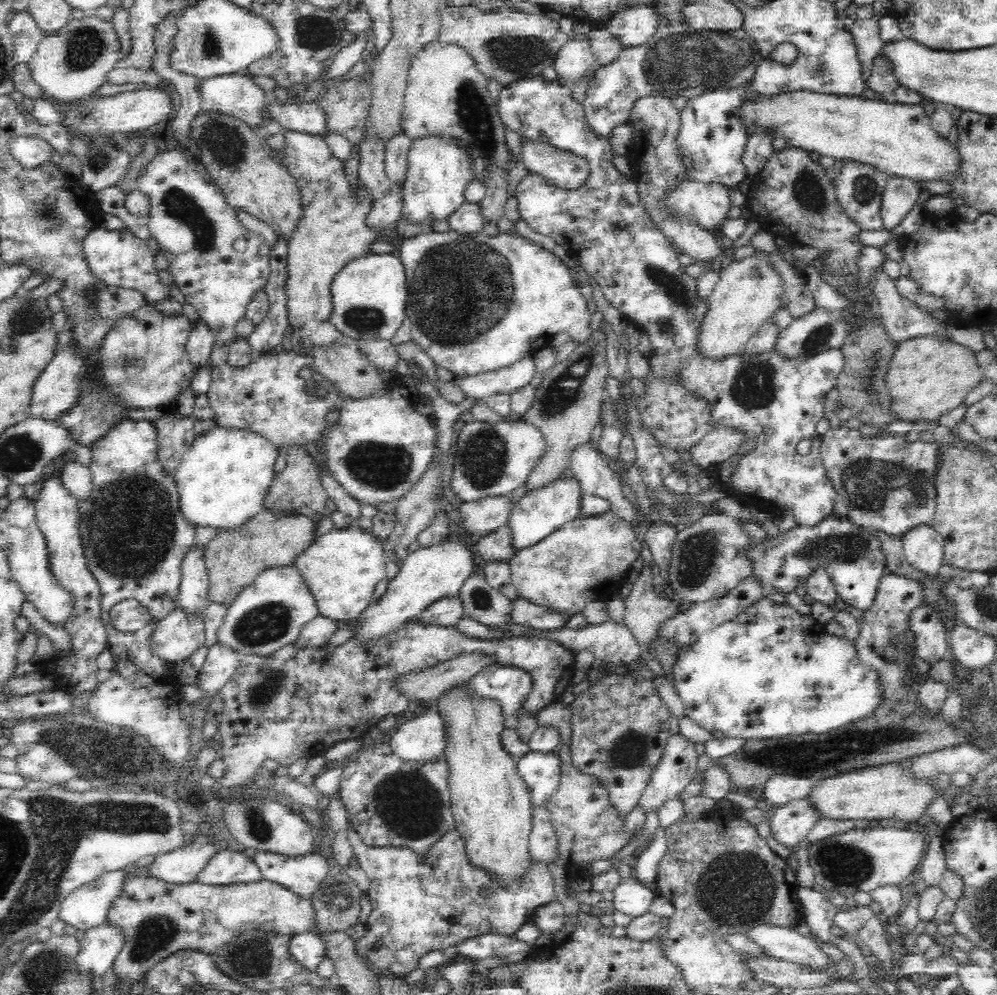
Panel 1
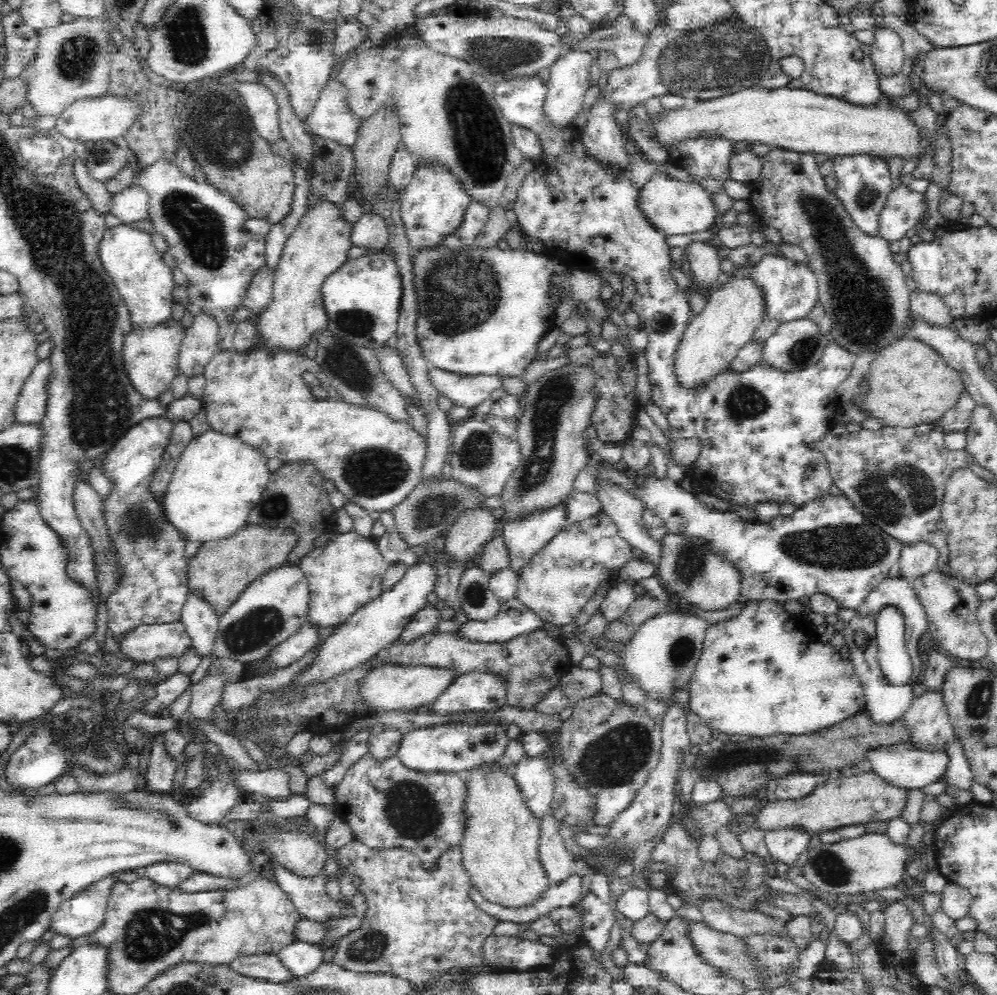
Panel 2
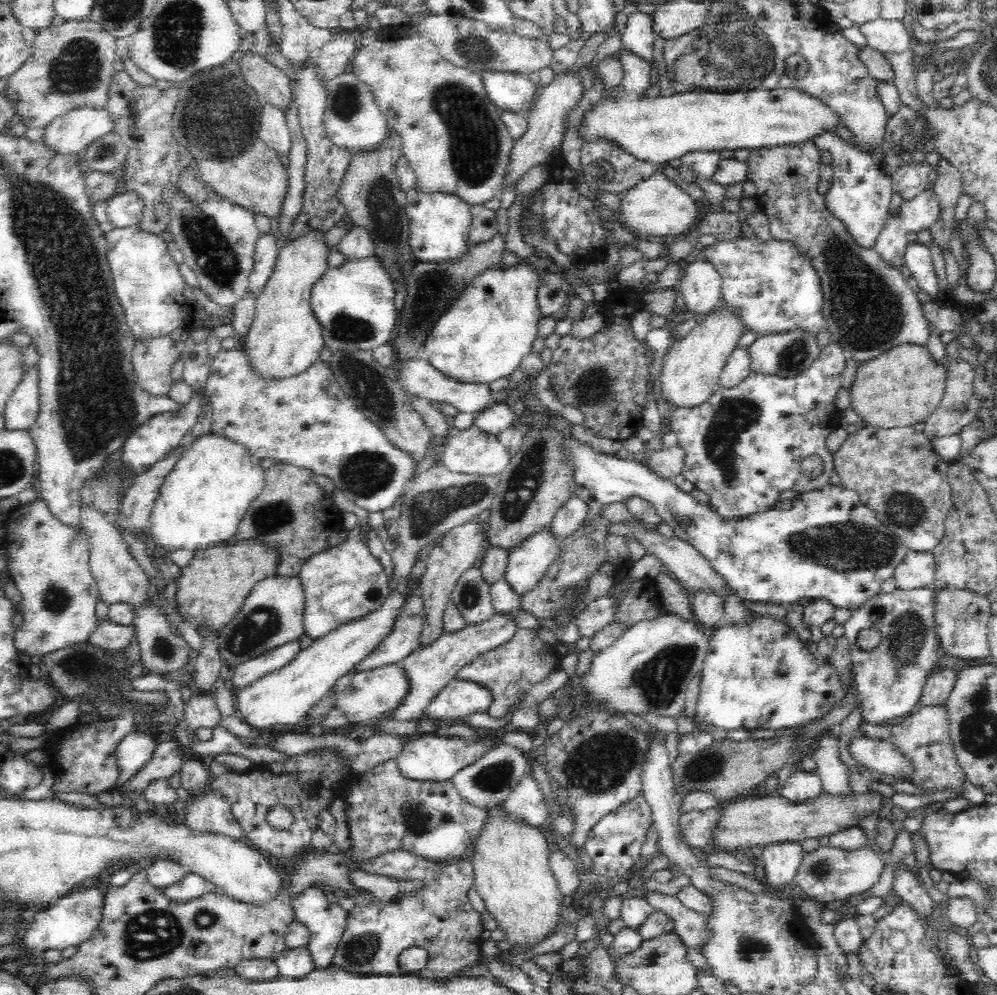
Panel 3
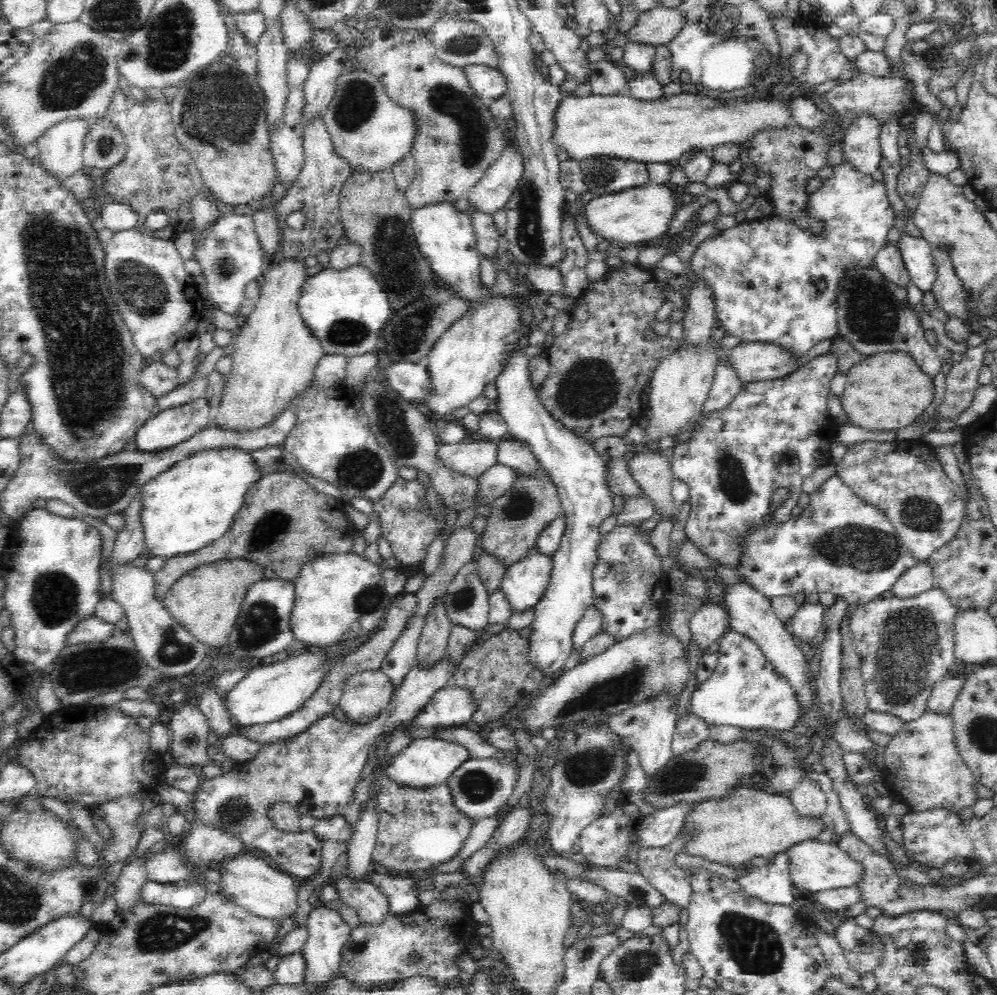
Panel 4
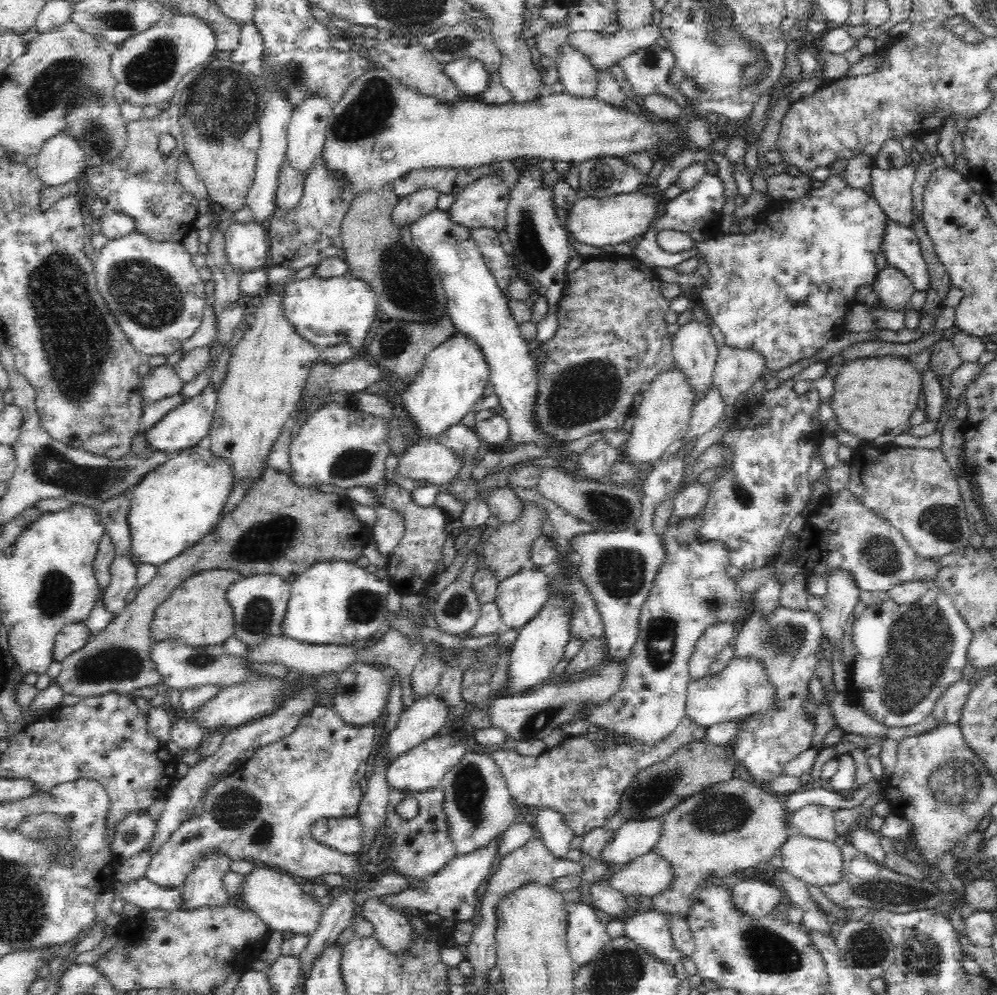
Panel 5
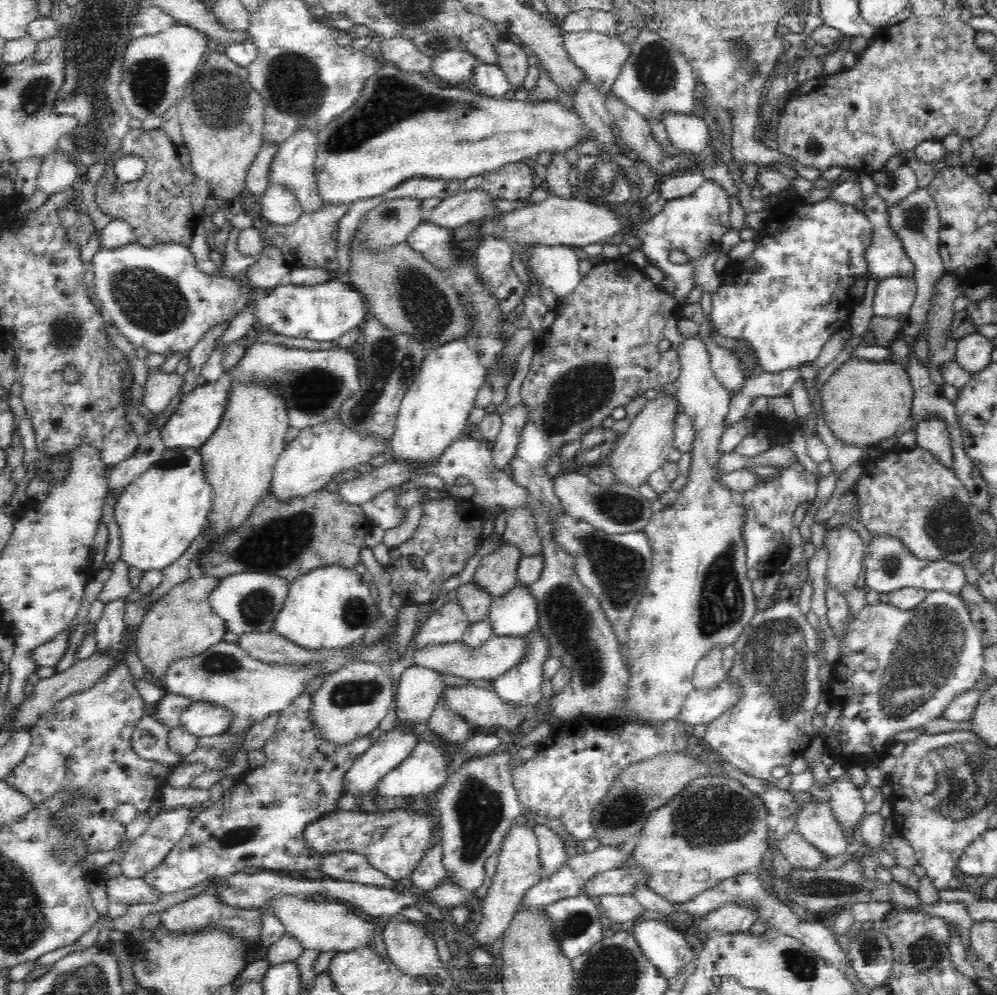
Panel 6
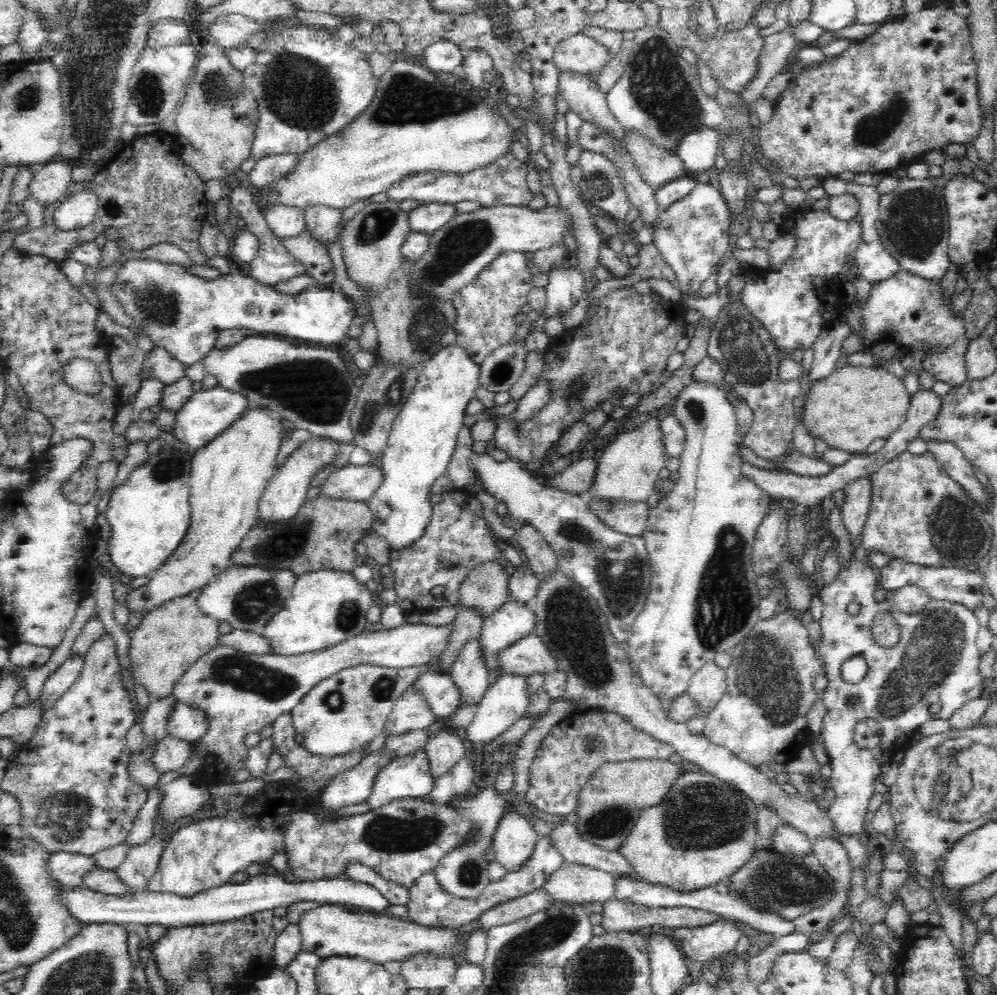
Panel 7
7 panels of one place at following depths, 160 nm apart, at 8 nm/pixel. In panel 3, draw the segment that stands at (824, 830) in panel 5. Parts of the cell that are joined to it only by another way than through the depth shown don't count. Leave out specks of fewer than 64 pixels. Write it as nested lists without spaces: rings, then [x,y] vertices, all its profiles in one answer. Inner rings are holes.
[[[798,770],[792,772],[785,783],[778,787],[778,792],[788,800],[802,802],[821,795],[824,790],[822,780],[815,772]]]

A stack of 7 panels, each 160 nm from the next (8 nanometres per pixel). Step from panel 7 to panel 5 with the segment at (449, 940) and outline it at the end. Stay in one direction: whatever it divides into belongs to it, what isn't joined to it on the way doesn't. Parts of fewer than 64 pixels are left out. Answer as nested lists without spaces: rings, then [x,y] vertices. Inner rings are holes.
[[[254,868],[250,874],[242,875],[237,903],[257,914],[273,931],[283,934],[302,934],[315,931],[322,906],[313,896],[308,896],[292,876],[274,868]]]

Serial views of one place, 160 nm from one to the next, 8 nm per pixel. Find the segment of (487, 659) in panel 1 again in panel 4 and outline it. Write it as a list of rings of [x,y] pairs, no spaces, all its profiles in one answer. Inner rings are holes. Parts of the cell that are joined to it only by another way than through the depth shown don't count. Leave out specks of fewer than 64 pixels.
[[[381,668],[366,670],[346,681],[339,707],[352,722],[366,724],[389,705],[393,692],[394,681]]]

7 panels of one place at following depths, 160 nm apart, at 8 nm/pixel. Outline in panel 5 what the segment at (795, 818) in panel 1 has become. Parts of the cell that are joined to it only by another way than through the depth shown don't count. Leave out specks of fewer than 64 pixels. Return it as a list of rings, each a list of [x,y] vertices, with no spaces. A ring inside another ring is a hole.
[[[737,877],[733,879],[732,890],[735,904],[753,917],[772,912],[786,900],[786,893],[777,882],[771,884],[762,878]]]

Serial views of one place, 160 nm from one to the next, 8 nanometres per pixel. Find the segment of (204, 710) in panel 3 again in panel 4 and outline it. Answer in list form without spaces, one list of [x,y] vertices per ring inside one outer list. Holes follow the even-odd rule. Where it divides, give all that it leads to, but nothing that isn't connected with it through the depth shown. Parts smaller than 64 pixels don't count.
[[[183,702],[170,721],[172,755],[174,764],[209,764],[207,749],[212,735],[206,715],[196,706],[196,702]]]

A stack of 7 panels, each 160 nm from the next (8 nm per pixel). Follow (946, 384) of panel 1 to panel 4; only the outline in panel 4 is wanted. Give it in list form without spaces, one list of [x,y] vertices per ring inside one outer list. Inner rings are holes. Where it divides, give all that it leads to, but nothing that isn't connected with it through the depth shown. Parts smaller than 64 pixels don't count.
[[[884,352],[872,357],[862,358],[854,365],[846,376],[844,392],[839,397],[850,425],[870,431],[896,430],[912,425],[925,412],[929,412],[930,404],[936,394],[934,378],[921,370],[915,359],[906,352]]]

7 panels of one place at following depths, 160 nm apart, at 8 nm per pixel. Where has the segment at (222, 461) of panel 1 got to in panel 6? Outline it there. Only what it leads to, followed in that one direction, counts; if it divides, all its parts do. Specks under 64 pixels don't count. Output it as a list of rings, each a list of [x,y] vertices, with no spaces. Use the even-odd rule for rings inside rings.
[[[198,448],[167,449],[164,459],[156,462],[134,480],[118,498],[114,520],[120,529],[120,559],[128,566],[145,570],[162,570],[176,562],[196,536],[207,526],[213,504],[213,487],[206,477],[204,461]]]

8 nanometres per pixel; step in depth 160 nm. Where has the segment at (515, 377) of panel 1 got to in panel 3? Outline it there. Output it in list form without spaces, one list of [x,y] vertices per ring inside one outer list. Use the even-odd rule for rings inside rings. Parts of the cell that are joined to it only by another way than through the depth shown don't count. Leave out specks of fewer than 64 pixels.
[[[419,356],[415,359],[410,359],[398,363],[399,374],[401,380],[398,384],[406,391],[406,394],[413,396],[424,397],[431,402],[447,402],[459,412],[477,414],[489,408],[496,396],[490,391],[489,384],[470,384],[469,382],[461,382],[454,378],[445,376],[439,372],[434,366],[431,366],[425,357]]]

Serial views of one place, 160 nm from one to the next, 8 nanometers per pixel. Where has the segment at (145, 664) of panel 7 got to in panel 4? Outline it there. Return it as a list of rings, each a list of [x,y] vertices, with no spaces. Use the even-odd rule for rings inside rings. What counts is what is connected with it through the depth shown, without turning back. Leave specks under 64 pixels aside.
[[[230,557],[210,561],[190,569],[182,575],[163,598],[174,621],[204,643],[208,648],[223,648],[242,608],[250,586],[264,579],[264,567],[247,557]]]

